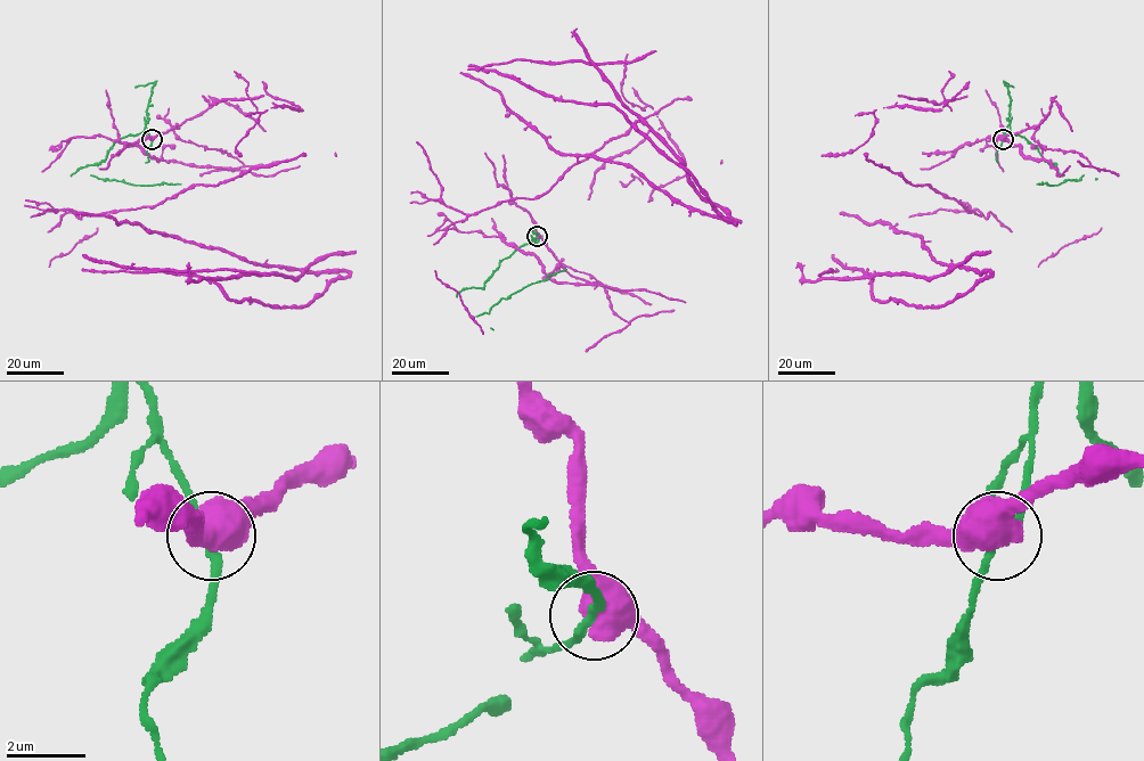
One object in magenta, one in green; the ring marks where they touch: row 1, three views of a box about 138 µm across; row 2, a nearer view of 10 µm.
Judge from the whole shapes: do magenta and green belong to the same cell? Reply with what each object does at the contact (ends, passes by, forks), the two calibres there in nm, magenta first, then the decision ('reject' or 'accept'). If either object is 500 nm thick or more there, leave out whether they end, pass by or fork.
600/200 nm | reject

